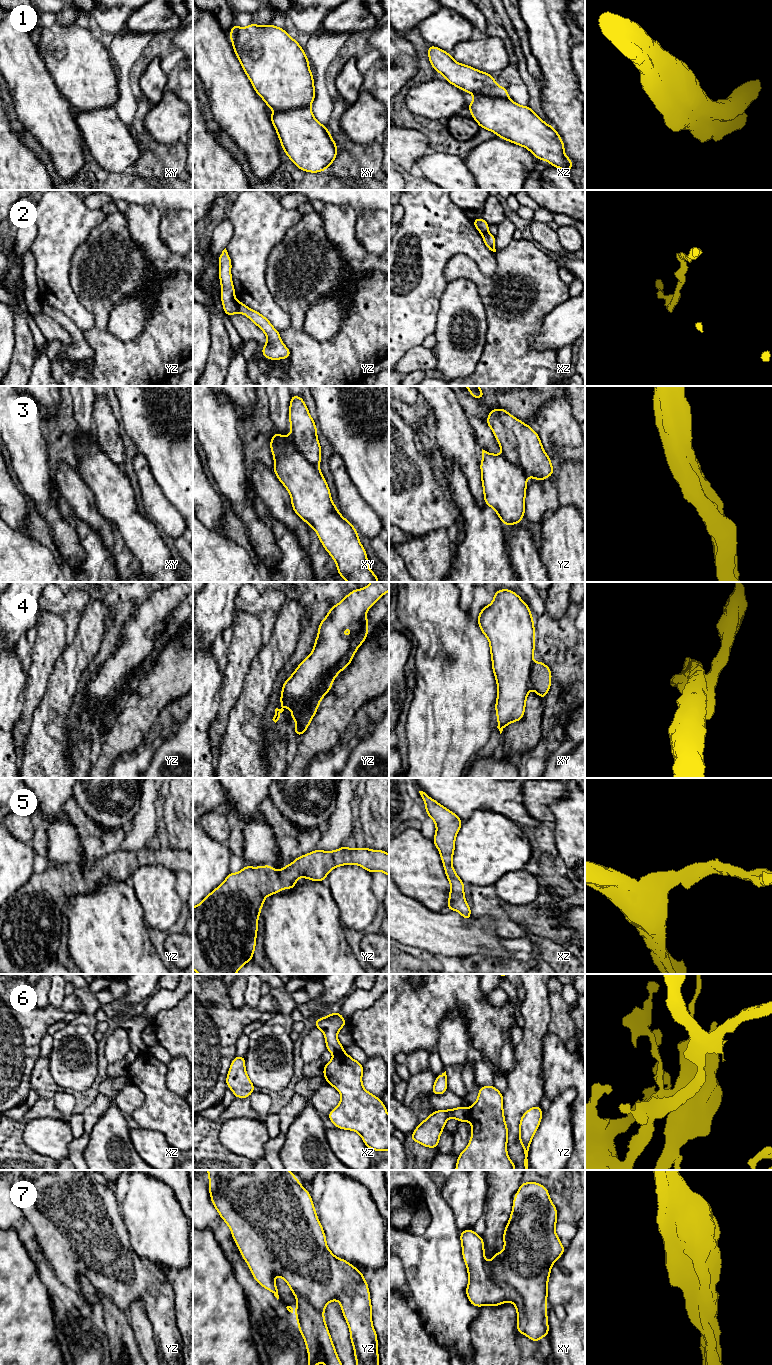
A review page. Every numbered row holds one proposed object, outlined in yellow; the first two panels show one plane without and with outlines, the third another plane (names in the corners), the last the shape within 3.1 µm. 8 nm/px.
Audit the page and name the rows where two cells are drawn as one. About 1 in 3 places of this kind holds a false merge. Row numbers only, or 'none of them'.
2, 3, 6

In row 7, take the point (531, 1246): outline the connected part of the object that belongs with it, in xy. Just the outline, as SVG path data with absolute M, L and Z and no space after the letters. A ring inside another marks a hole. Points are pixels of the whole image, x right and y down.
M521 1182L520 1188L514 1196L510 1219L504 1230L504 1250L501 1253L496 1252L488 1264L485 1262L483 1237L477 1235L473 1229L460 1232L462 1255L469 1277L466 1287L469 1302L478 1308L484 1305L499 1306L502 1303L512 1302L517 1310L518 1335L524 1333L534 1342L549 1334L546 1308L548 1279L552 1265L565 1252L565 1248L555 1232L556 1223L557 1208L551 1202L548 1189L537 1182Z

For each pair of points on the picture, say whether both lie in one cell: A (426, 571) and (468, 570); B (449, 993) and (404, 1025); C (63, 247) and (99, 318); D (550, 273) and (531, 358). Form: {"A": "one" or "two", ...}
{"A": "two", "B": "one", "C": "two", "D": "one"}

